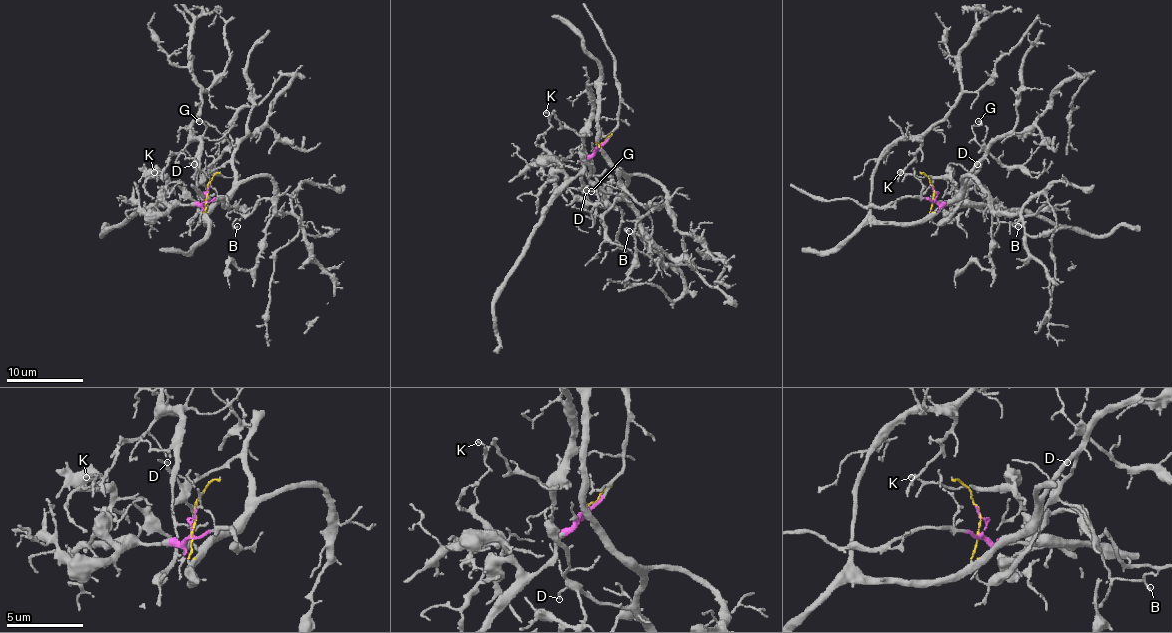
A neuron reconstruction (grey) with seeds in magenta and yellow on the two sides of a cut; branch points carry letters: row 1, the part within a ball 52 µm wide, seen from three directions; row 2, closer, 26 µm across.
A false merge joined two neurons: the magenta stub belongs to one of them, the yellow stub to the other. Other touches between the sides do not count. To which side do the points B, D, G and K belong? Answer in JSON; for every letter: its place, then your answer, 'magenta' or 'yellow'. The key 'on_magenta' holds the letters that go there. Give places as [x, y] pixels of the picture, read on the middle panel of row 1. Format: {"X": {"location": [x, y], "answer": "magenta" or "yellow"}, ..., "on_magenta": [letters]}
{"B": {"location": [629, 231], "answer": "yellow"}, "D": {"location": [586, 190], "answer": "yellow"}, "G": {"location": [591, 191], "answer": "yellow"}, "K": {"location": [546, 113], "answer": "magenta"}, "on_magenta": ["K"]}

